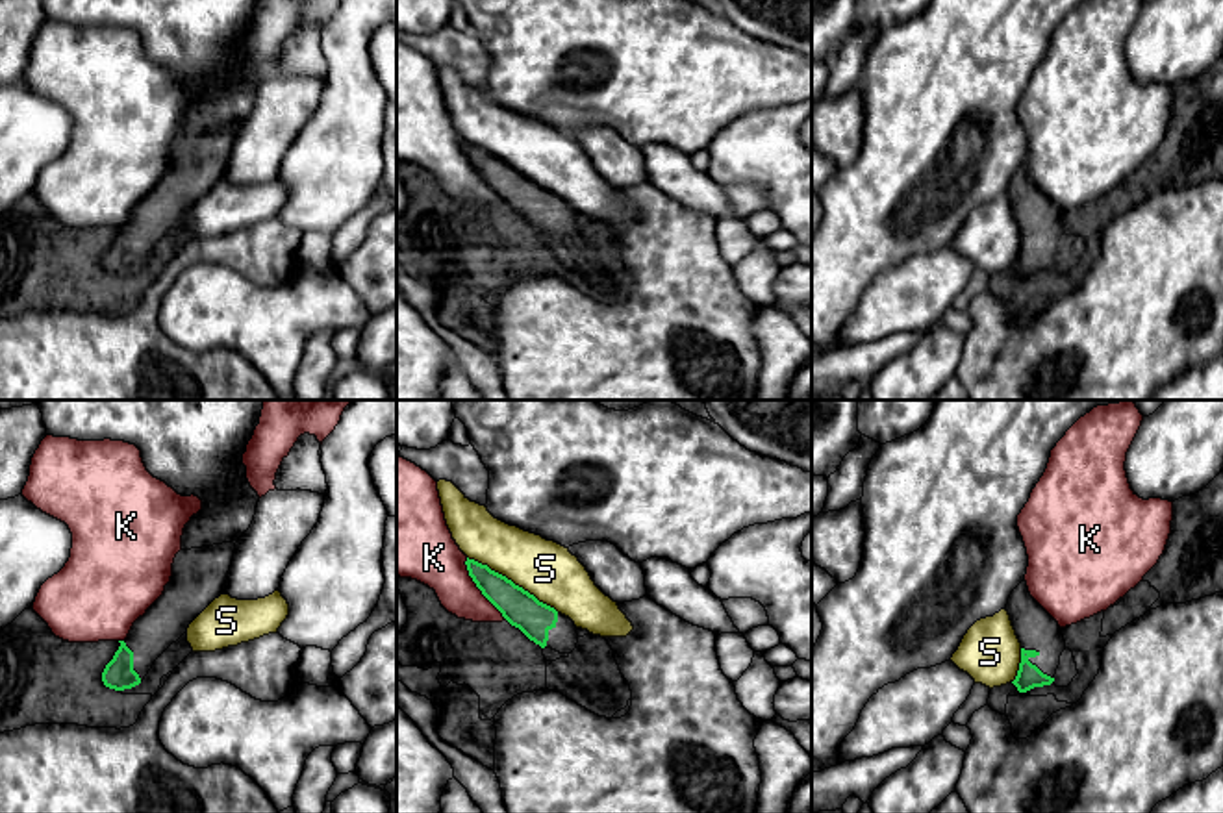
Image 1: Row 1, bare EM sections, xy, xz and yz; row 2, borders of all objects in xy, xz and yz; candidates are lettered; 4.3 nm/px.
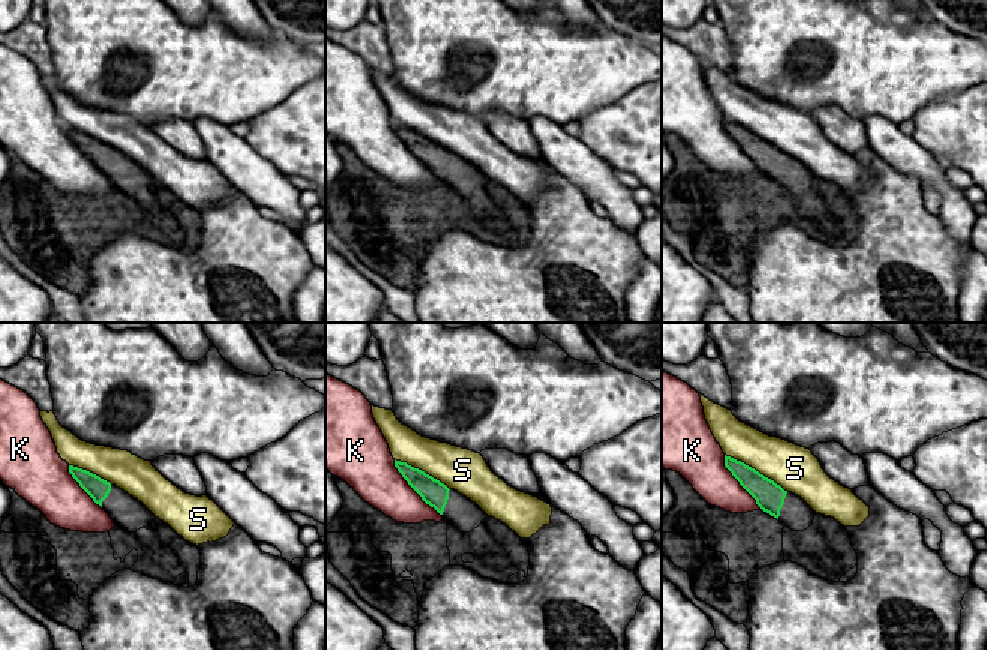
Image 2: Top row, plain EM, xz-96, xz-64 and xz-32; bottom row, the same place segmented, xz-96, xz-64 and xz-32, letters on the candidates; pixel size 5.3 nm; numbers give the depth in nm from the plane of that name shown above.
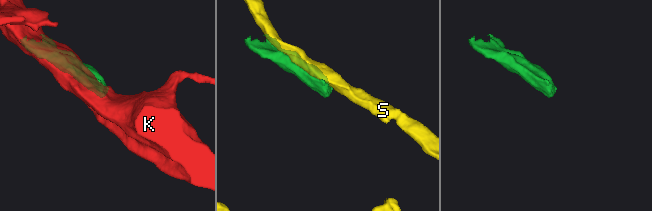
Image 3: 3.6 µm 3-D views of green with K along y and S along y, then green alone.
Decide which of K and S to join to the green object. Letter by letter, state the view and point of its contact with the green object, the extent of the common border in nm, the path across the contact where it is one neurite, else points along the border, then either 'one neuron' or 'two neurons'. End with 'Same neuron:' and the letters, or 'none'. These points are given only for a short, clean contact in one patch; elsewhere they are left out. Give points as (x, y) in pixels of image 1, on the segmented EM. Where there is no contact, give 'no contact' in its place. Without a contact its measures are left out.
K: contact xz (479, 587); length 320 nm; two neurons
S: contact xz (512, 582); length 460 nm; two neurons
Same neuron: none

